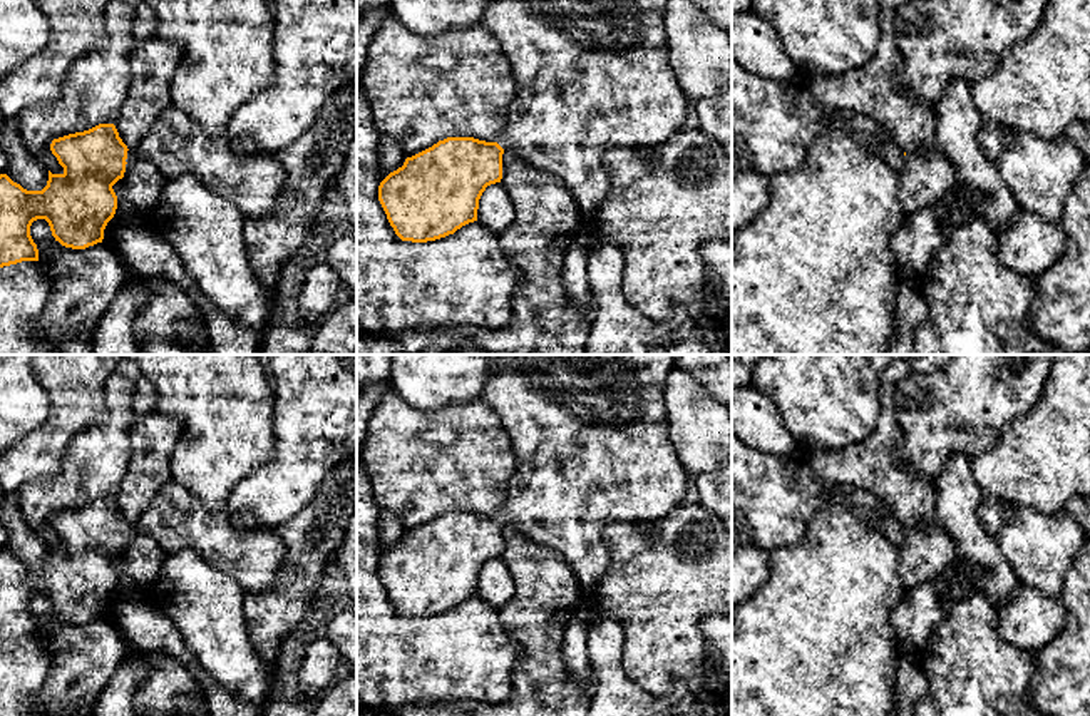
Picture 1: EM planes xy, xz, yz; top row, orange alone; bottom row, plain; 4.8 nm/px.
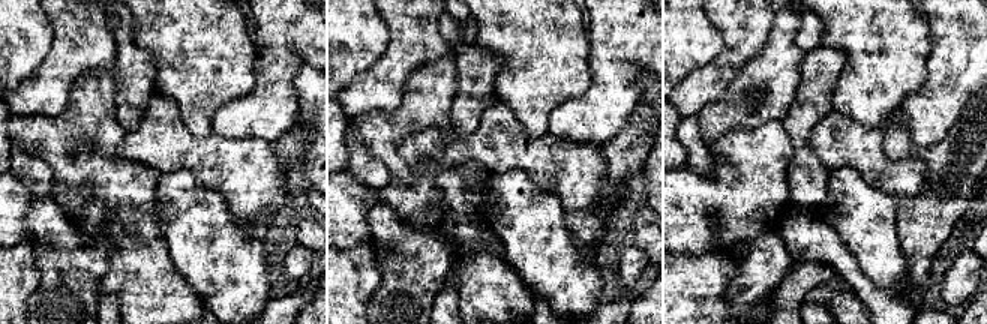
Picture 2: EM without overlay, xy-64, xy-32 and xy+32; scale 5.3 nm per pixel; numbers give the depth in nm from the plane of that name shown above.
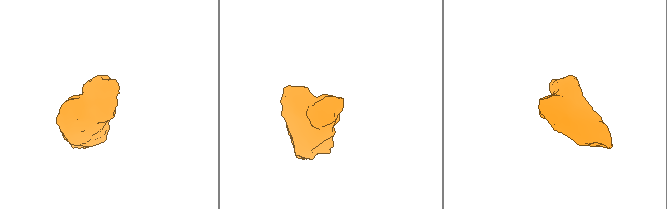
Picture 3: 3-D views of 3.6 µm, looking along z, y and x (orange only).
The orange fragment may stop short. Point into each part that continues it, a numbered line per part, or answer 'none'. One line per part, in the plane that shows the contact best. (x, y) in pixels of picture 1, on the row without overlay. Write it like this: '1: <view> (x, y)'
1: xy (176, 519)

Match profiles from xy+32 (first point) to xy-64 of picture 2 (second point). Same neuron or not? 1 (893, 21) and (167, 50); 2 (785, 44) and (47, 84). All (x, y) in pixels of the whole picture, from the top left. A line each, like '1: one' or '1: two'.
1: one
2: two

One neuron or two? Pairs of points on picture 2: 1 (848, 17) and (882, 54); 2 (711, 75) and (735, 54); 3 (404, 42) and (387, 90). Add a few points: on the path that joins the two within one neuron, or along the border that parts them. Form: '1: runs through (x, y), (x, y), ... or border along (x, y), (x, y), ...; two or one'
1: runs through (857, 26), (876, 45); one
2: runs through (717, 72), (729, 60); one
3: runs through (404, 54), (387, 78); one

